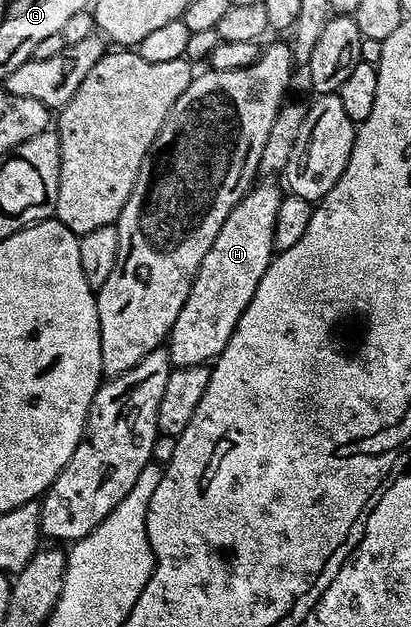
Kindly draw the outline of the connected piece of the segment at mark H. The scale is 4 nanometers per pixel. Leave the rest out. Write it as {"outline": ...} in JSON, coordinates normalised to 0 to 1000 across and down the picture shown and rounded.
{"outline":[[[633,285],[616,293],[569,337],[550,343],[540,368],[521,380],[521,394],[501,400],[501,413],[491,413],[491,426],[482,426],[482,439],[472,439],[462,470],[453,470],[453,483],[443,496],[433,496],[433,509],[423,509],[423,522],[409,534],[404,555],[421,584],[523,577],[569,522],[579,522],[589,496],[599,496],[608,477],[618,477],[618,464],[628,464],[628,451],[637,439],[647,439],[672,397],[667,356],[686,301],[662,289],[669,287]]]}

